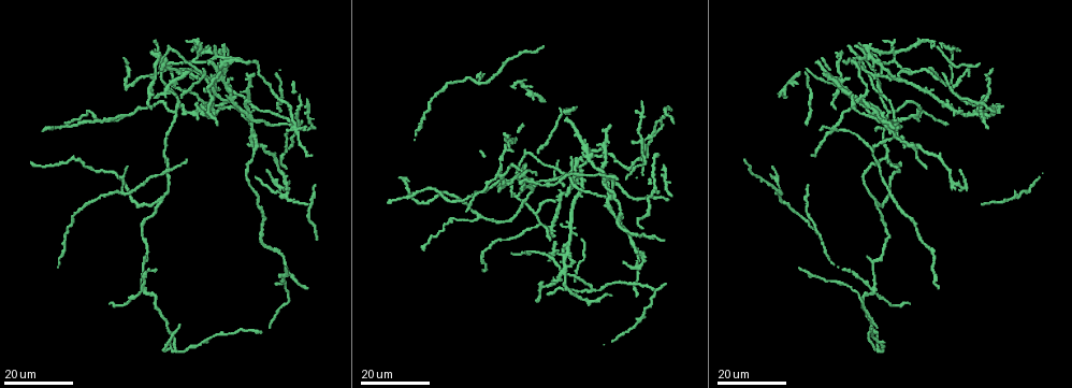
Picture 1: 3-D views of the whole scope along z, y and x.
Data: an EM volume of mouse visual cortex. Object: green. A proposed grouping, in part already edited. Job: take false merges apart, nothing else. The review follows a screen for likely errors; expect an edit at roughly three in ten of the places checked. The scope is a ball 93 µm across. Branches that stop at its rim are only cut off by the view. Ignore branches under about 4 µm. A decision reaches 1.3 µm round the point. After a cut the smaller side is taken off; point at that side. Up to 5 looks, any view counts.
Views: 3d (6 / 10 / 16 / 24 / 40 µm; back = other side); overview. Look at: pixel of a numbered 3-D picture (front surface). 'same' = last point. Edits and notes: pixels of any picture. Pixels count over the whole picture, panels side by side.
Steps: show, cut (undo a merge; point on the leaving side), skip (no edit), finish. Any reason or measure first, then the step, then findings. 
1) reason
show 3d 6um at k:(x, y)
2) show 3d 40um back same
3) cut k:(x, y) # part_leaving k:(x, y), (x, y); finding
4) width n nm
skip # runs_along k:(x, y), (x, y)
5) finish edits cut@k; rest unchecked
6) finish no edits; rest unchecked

show 3d 16um at 1:(876, 335)

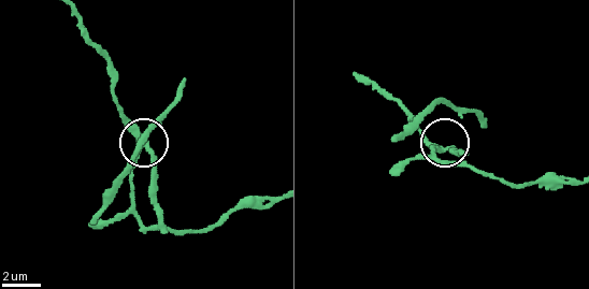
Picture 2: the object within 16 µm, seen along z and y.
show 3d 10um at 2:(441, 150)

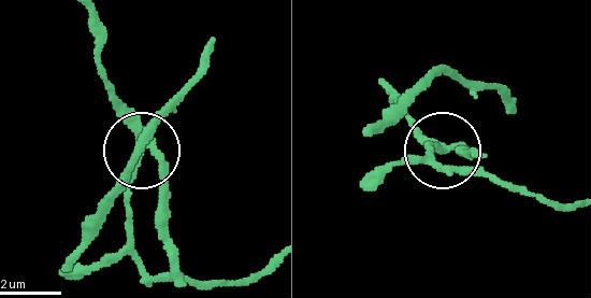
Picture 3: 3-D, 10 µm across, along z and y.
arms 3
cut 3:(128, 185) # part_leaving 3:(446, 145), (431, 145), (444, 166), (477, 169), (570, 208); a second neuron is stuck on

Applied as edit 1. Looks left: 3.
show overview

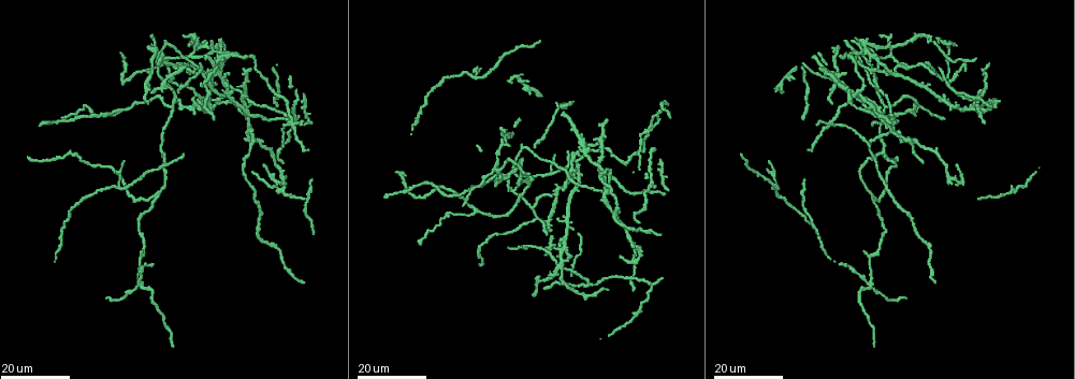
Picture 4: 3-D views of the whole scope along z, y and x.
show 3d 16um at 4:(830, 123)

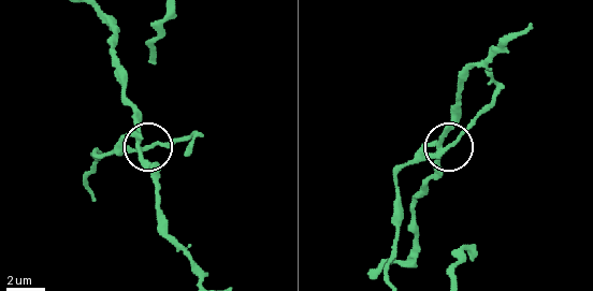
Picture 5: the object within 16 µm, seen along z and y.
show 3d 6um at 5:(438, 153)

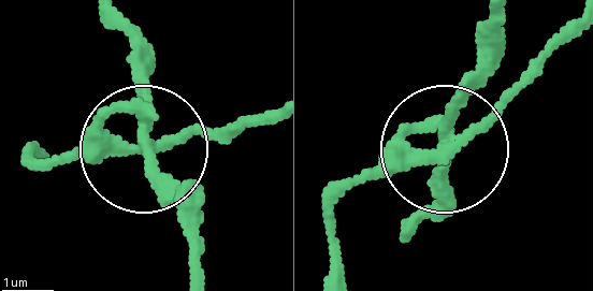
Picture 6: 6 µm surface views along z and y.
side_arm 16 um; arms 4
cut 6:(81, 143) # two neurons meet here

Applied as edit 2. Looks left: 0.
finish edits cut@3, cut@6; rest unchecked

